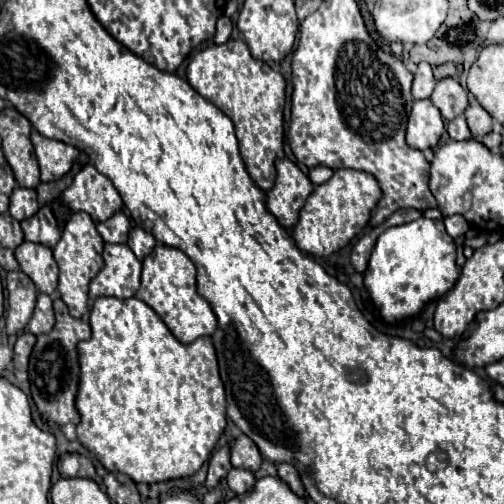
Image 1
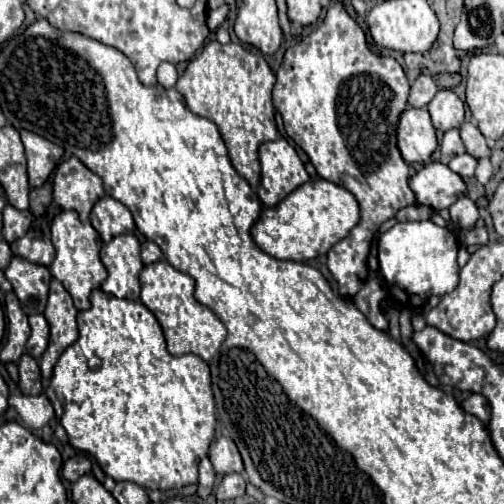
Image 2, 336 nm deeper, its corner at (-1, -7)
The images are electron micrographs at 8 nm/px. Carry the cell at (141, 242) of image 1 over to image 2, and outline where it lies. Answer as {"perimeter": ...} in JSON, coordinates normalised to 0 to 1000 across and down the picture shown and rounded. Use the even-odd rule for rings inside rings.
{"perimeter":[[[288,478],[280,486],[280,514],[284,514],[284,526],[308,522],[308,518],[319,514],[319,494],[304,478]]]}

